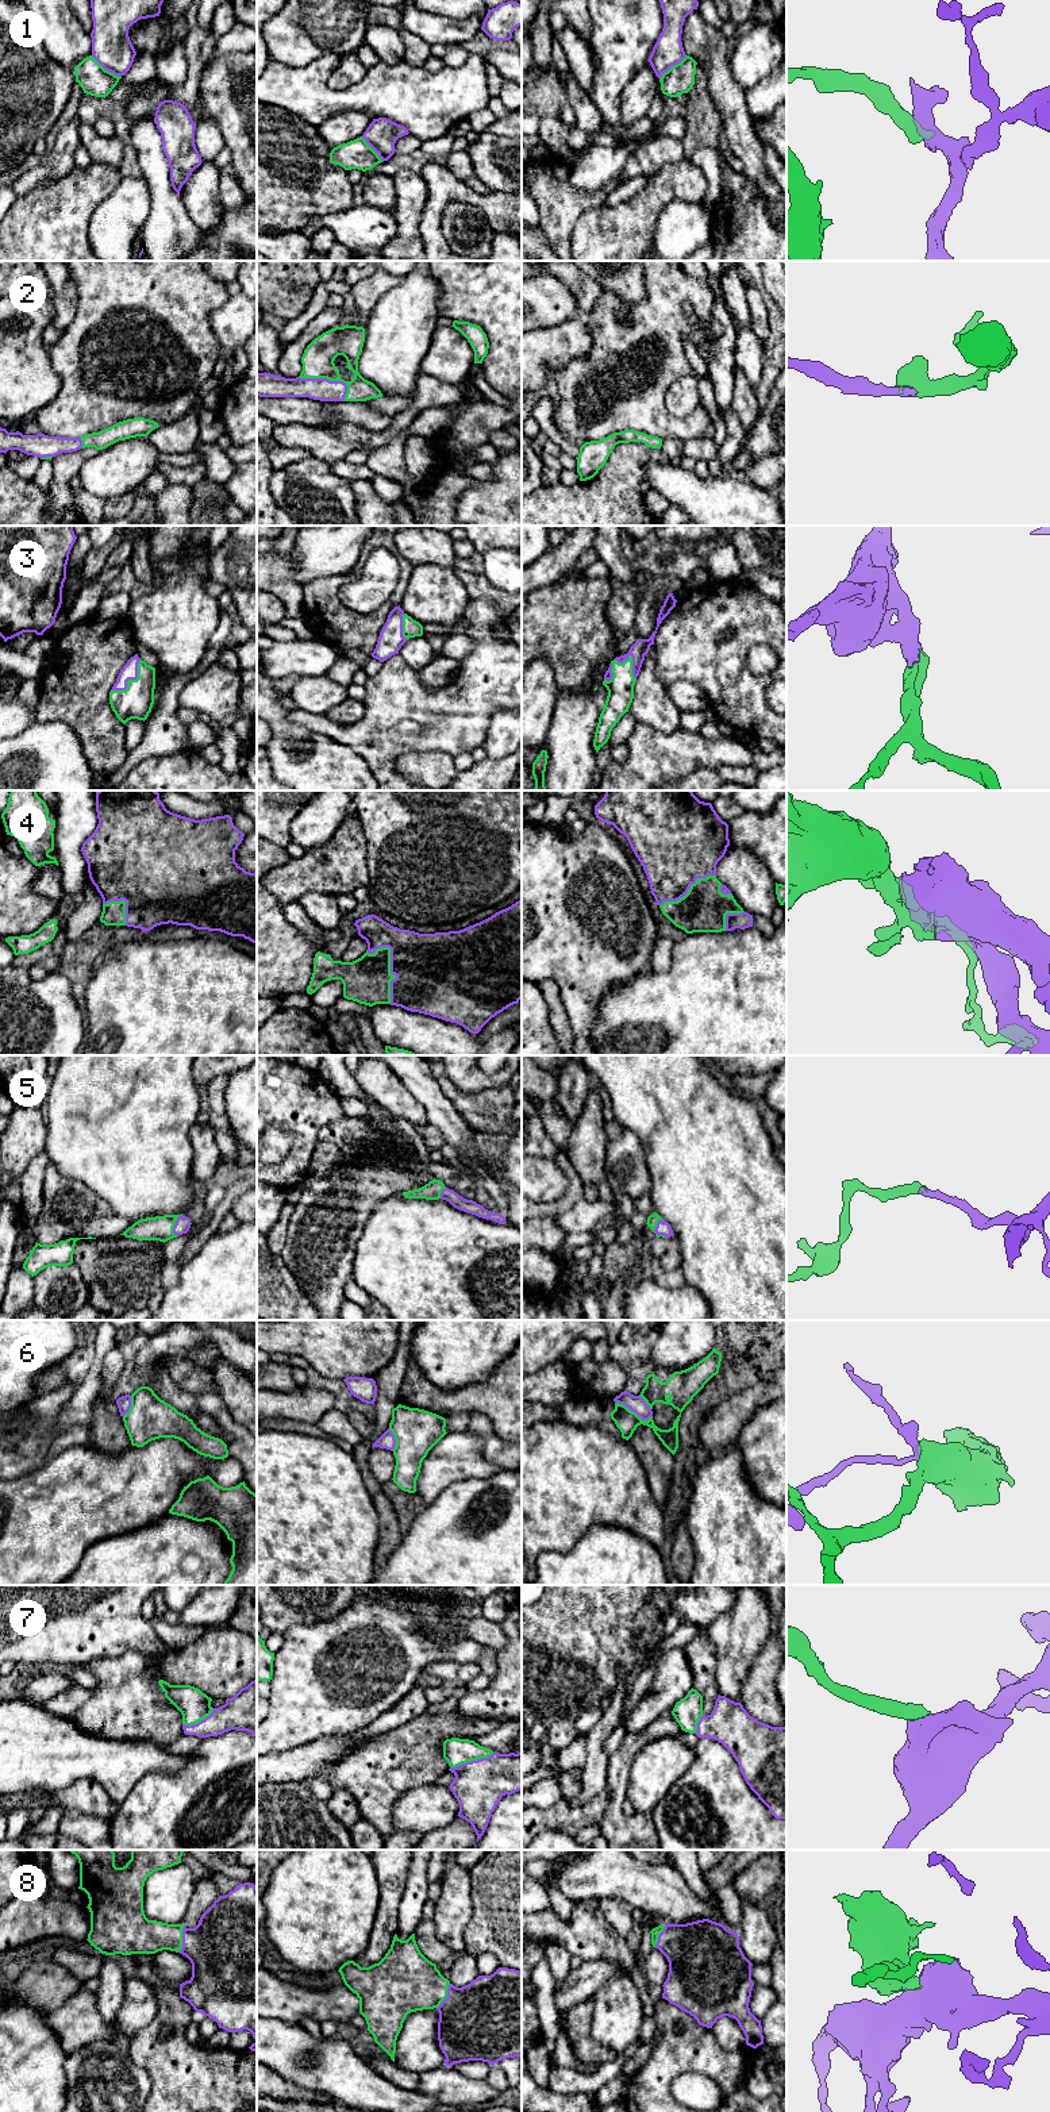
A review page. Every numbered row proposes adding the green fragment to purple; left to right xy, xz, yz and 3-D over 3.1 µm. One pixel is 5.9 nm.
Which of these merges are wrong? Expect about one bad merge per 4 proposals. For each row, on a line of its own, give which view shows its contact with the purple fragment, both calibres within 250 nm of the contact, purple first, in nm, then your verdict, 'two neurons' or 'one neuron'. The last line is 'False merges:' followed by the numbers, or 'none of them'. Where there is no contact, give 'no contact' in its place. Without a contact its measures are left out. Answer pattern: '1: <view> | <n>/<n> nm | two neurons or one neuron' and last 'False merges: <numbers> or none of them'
1: yz | 180/170 nm | two neurons
2: xz | 140/190 nm | one neuron
3: xy | 100/190 nm | one neuron
4: xz | 440/280 nm | one neuron
5: xy | 90/140 nm | one neuron
6: yz | 100/140 nm | two neurons
7: xz | 300/160 nm | one neuron
8: xy | 420/220 nm | one neuron
False merges: 1, 6

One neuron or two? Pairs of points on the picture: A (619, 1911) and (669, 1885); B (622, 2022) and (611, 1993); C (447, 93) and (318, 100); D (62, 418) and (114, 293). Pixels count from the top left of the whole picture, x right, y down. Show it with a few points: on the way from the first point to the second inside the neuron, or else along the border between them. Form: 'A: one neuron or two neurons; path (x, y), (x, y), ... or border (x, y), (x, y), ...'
A: two neurons; border (600, 1900), (622, 1899), (633, 1908)
B: one neuron; path (618, 2015), (616, 2000)
C: one neuron; path (415, 96), (360, 96), (350, 99)
D: one neuron; path (74, 387), (74, 346), (79, 335), (88, 324)

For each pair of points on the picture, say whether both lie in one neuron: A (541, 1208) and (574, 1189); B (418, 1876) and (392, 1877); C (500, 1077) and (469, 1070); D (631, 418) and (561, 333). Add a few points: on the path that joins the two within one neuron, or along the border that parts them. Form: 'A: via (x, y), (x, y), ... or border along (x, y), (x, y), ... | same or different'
A: via (549, 1208), (561, 1204), (568, 1197) | same
B: border along (410, 1864), (399, 1907) | different
C: via (492, 1080), (477, 1078) | same
D: border along (585, 324), (591, 349), (554, 374) | different

